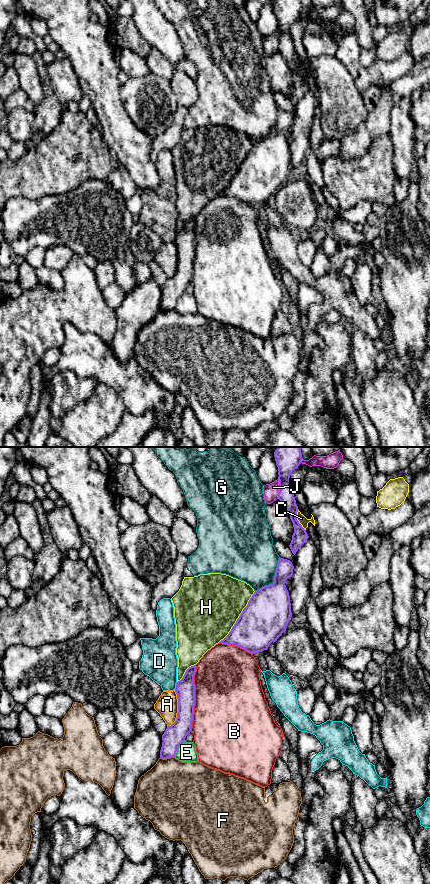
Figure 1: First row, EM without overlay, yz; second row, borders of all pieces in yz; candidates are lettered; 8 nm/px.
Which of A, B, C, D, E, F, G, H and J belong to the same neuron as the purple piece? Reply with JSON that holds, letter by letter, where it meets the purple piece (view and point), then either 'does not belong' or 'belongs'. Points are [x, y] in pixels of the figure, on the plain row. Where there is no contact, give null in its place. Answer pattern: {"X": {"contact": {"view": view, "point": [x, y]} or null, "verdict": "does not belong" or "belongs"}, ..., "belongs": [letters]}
{"A": {"contact": {"view": "yz", "point": [178, 261]}, "verdict": "does not belong"}, "B": {"contact": {"view": "yz", "point": [194, 250]}, "verdict": "does not belong"}, "C": {"contact": {"view": "yz", "point": [297, 72]}, "verdict": "does not belong"}, "D": {"contact": {"view": "yz", "point": [176, 238]}, "verdict": "does not belong"}, "E": {"contact": {"view": "yz", "point": [177, 300]}, "verdict": "does not belong"}, "F": {"contact": {"view": "yz", "point": [167, 309]}, "verdict": "does not belong"}, "G": {"contact": {"view": "yz", "point": [274, 131]}, "verdict": "does not belong"}, "H": {"contact": {"view": "yz", "point": [239, 169]}, "verdict": "does not belong"}, "J": {"contact": {"view": "yz", "point": [279, 41]}, "verdict": "does not belong"}, "belongs": []}

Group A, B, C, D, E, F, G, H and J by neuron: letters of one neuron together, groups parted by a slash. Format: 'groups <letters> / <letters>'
groups A / B / C / D / E / F / G / H / J

